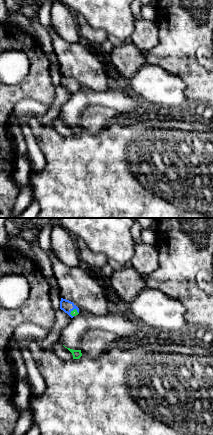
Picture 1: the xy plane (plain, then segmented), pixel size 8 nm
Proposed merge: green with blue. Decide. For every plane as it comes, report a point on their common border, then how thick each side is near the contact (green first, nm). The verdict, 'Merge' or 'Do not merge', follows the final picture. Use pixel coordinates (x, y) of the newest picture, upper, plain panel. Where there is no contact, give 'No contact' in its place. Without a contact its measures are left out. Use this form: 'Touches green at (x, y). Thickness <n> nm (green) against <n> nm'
Touches green at (74, 85). Thickness 50 nm (green) against 100 nm

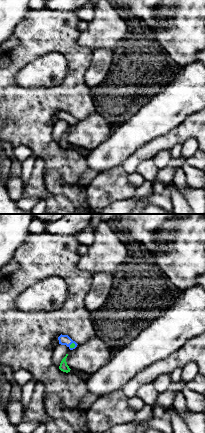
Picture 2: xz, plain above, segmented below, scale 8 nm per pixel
Touches green at (70, 121). Thickness 40 nm (green) against 80 nm

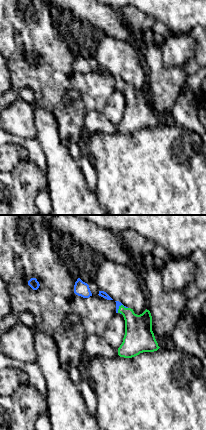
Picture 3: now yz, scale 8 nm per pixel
Touches green at (120, 82). Thickness 220 nm (green) against 40 nm

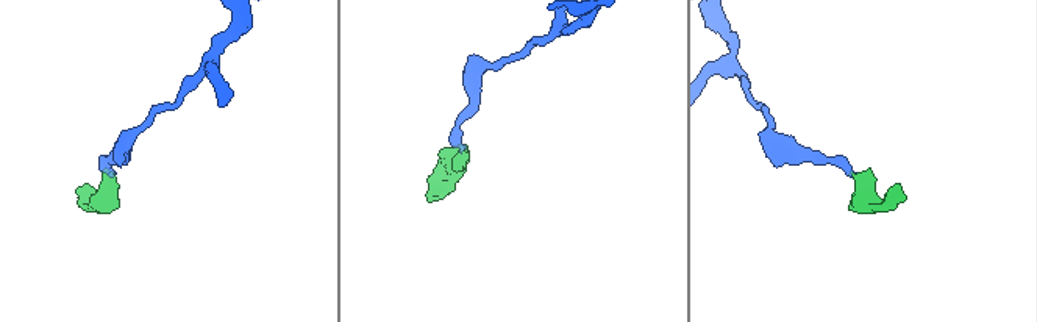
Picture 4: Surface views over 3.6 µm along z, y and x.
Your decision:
Merge

